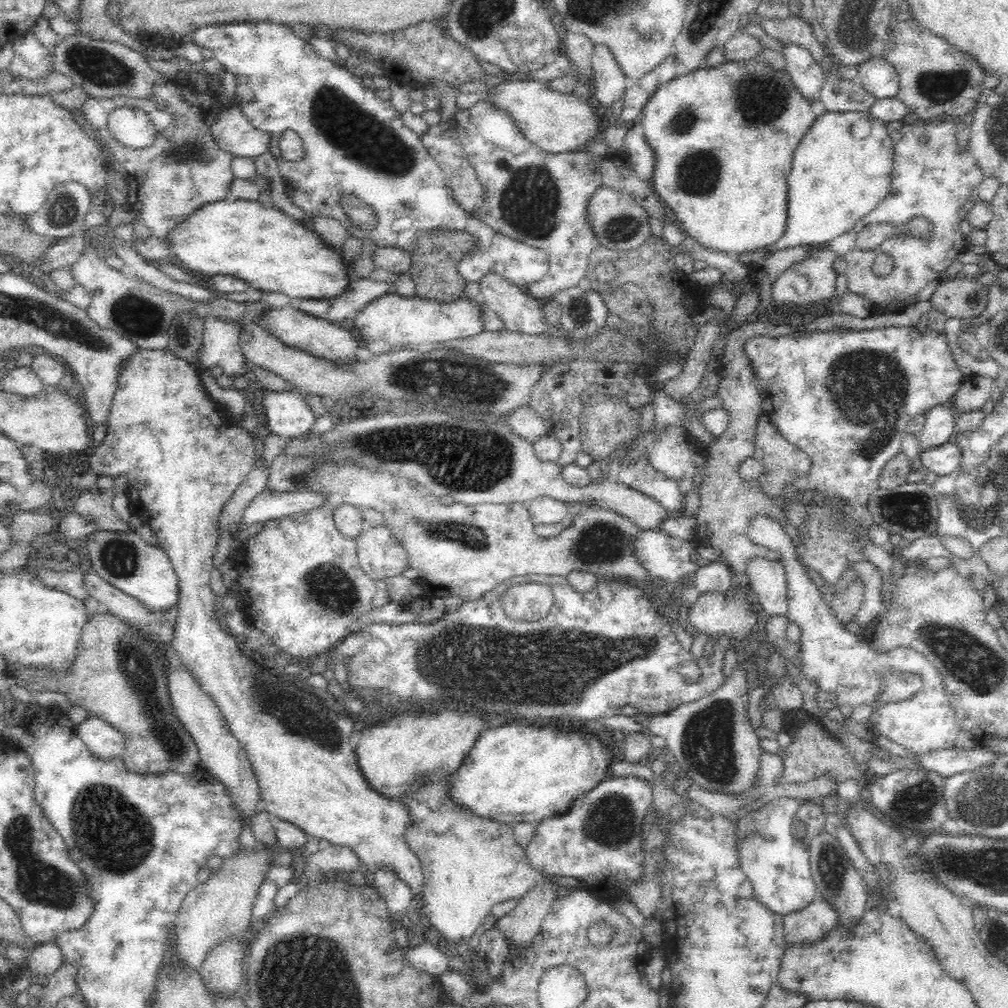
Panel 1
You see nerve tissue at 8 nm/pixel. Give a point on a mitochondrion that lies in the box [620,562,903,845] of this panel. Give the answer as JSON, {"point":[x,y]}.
{"point":[707,739]}

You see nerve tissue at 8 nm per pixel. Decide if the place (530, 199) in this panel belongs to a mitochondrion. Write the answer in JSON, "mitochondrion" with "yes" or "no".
{"mitochondrion":"yes"}

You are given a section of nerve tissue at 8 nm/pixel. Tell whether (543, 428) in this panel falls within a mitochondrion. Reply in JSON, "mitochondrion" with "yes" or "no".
{"mitochondrion":"no"}

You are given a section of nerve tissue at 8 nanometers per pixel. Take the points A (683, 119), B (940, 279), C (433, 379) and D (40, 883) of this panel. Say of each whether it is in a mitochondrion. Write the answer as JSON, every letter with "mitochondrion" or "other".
{"A":"mitochondrion","B":"other","C":"mitochondrion","D":"mitochondrion"}

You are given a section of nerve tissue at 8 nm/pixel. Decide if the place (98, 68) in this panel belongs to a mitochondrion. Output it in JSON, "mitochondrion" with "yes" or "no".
{"mitochondrion":"yes"}

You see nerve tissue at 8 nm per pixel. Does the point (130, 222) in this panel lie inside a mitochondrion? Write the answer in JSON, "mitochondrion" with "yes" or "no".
{"mitochondrion":"no"}

